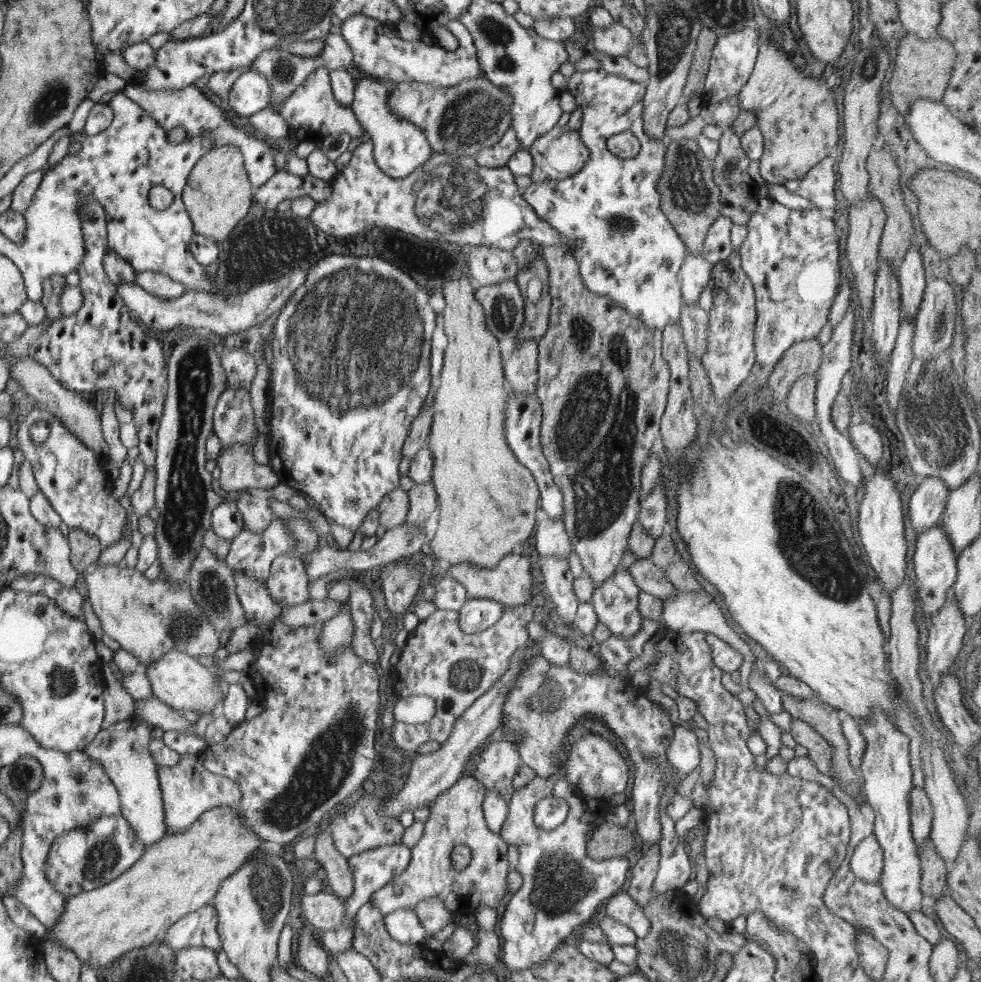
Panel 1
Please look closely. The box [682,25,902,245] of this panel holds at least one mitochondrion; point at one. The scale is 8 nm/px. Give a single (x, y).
(872, 63)

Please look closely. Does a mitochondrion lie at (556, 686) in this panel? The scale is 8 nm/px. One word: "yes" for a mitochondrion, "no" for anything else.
yes

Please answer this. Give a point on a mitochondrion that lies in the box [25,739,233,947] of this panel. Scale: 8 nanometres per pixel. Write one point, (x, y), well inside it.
(103, 857)

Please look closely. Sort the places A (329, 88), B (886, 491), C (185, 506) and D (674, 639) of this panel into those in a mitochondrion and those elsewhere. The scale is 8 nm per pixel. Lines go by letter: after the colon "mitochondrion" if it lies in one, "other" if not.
A: other
B: other
C: mitochondrion
D: other

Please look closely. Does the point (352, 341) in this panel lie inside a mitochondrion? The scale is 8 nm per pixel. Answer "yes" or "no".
yes

